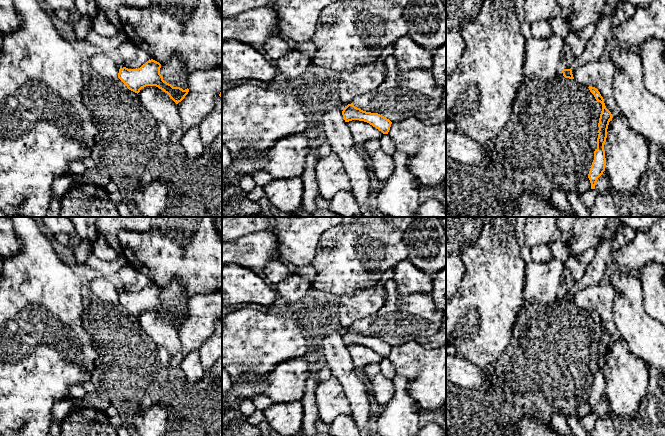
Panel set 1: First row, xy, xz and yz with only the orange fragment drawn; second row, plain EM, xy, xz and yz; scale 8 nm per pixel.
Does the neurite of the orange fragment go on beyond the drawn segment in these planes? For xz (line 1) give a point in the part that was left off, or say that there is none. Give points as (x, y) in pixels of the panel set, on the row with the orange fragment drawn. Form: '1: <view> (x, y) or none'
1: none

